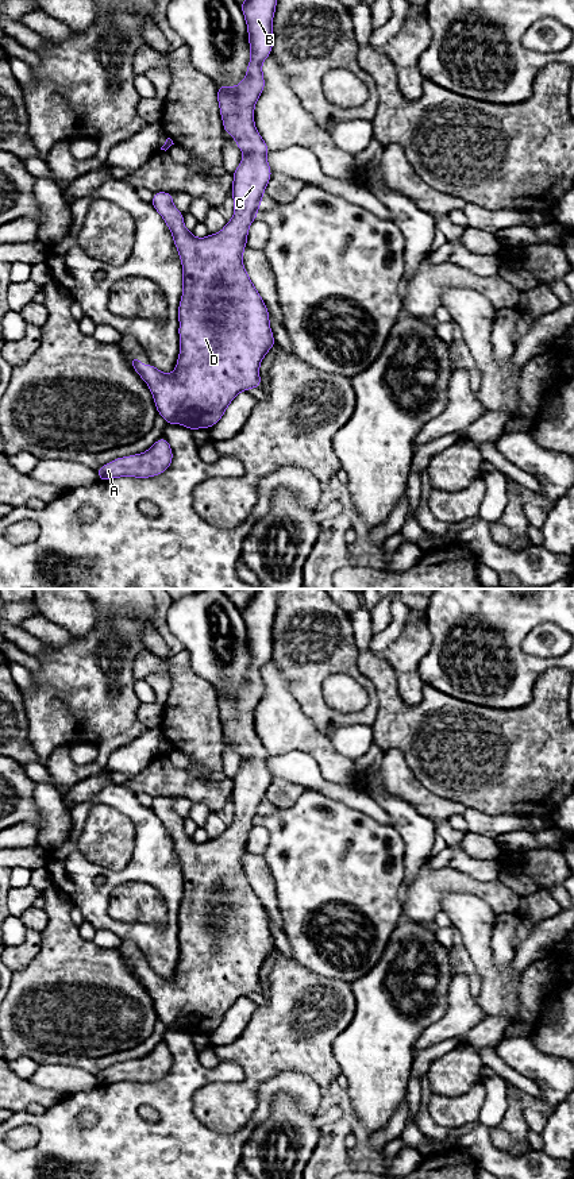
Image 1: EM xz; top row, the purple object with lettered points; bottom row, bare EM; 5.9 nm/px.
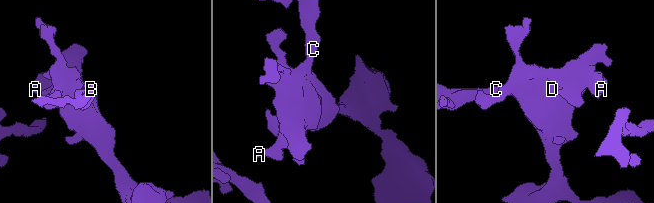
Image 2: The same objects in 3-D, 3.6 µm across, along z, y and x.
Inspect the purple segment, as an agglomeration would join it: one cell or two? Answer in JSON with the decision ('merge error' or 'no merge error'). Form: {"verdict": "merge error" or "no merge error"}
{"verdict": "no merge error"}

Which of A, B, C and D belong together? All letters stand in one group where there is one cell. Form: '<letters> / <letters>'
A B C D

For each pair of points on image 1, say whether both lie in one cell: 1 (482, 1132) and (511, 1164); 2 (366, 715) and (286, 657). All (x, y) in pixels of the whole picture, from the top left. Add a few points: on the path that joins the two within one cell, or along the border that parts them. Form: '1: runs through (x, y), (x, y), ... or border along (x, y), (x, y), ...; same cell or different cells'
1: runs through (482, 1141), (501, 1163); same cell
2: runs through (342, 717), (330, 717), (309, 697), (305, 681); same cell

